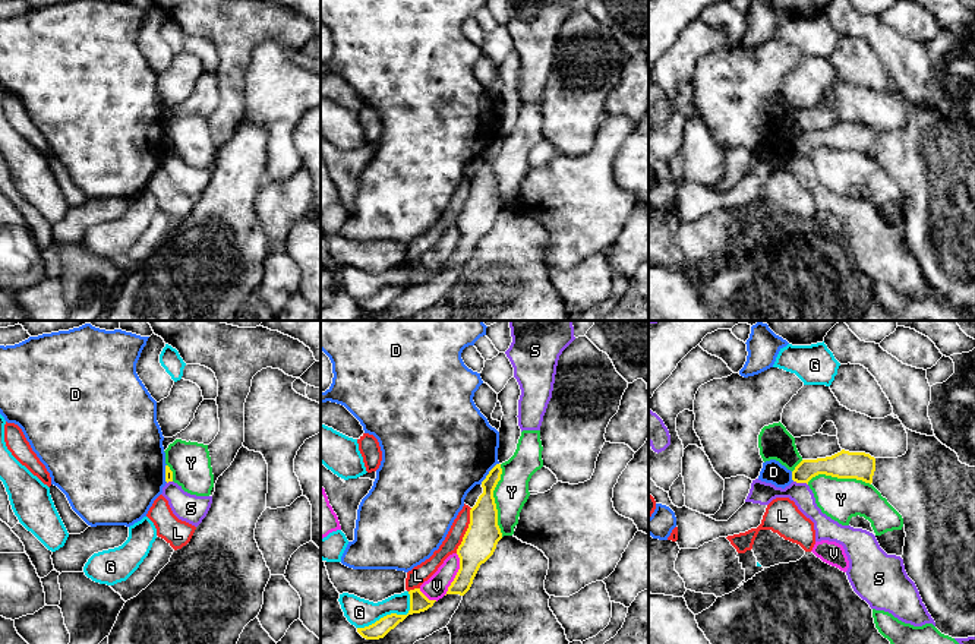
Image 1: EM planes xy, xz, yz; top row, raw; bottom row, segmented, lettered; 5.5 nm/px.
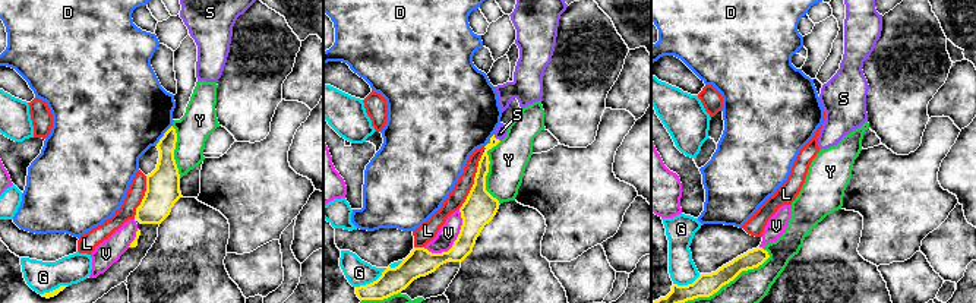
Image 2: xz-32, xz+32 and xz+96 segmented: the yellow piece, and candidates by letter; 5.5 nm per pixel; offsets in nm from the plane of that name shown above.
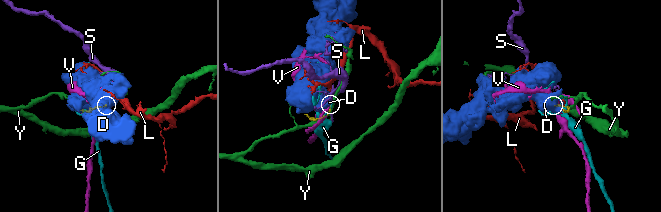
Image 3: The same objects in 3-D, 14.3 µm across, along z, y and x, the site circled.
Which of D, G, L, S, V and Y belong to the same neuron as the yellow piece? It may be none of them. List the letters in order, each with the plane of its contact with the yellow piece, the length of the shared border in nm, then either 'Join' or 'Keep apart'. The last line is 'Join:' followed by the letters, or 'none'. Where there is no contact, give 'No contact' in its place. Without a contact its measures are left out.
D: Touches yellow in xz. Shared border 160 nm. Keep apart
G: Touches yellow in xz. Shared border 360 nm. Keep apart
L: Touches yellow in xz. Shared border 260 nm. Keep apart
S: Touches yellow in yz. Shared border 80 nm. Keep apart
V: Touches yellow in xz. Shared border 240 nm. Keep apart
Y: Touches yellow in xz. Shared border 400 nm. Keep apart
Join: none

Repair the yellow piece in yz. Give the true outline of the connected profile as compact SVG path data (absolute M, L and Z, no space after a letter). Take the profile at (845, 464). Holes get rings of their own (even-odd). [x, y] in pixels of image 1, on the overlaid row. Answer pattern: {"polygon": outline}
{"polygon": "M840 452L817 460L802 460L792 471L792 480L807 483L818 476L826 474L837 479L856 479L873 483L875 471L875 458L865 452Z"}

